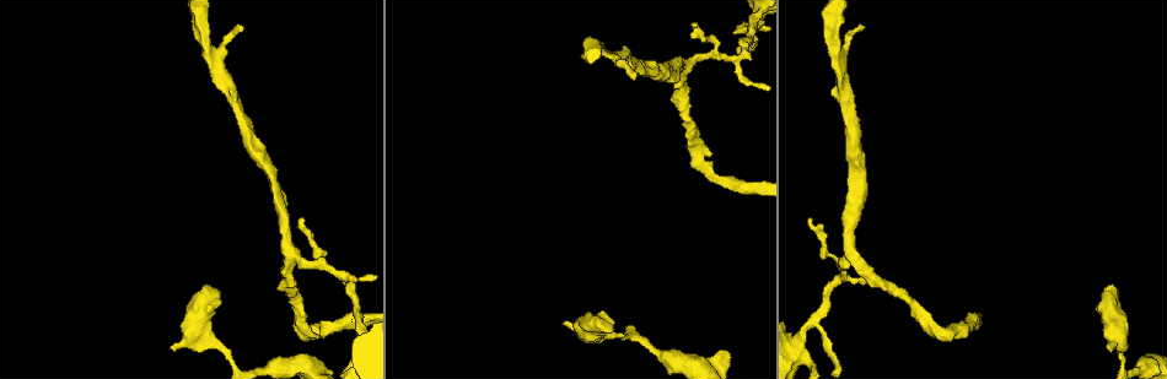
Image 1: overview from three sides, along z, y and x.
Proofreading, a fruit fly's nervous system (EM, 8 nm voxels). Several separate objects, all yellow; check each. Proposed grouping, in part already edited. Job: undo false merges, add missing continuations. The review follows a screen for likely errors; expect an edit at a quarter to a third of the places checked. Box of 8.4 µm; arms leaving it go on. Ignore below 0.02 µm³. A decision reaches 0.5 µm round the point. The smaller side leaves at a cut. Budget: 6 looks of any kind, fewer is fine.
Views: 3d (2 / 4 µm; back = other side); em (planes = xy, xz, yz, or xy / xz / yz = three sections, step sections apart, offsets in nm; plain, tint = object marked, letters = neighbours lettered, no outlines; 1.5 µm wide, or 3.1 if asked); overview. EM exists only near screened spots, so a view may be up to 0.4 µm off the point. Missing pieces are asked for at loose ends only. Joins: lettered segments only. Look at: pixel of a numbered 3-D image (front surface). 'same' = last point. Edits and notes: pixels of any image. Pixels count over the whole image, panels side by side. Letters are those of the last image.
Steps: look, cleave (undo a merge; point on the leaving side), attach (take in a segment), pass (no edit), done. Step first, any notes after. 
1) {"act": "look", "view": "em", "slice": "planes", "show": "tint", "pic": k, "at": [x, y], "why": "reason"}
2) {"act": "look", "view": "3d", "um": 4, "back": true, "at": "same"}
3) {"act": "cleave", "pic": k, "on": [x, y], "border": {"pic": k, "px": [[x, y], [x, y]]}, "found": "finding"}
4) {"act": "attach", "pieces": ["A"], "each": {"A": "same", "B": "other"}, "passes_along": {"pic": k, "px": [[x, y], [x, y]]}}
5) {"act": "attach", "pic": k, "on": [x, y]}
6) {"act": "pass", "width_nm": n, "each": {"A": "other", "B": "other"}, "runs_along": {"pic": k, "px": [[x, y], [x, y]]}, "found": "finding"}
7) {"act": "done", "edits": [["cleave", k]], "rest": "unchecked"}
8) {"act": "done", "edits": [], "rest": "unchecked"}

{"act": "look", "view": "em", "slice": "planes", "show": "letters", "pic": 1, "at": [240, 29], "why": "thin end"}

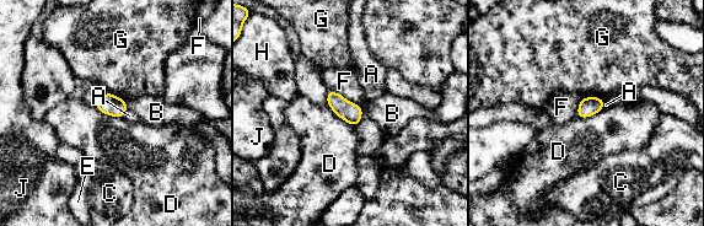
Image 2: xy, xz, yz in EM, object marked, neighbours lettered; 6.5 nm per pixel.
{"act": "pass", "width_nm": 130, "each": {"A": "other", "B": "other", "C": "other", "D": "other", "E": "other", "F": "other", "G": "other", "H": "other", "J": "other"}, "border": {"pic": 2, "px": [[327, 103], [340, 118], [354, 127]]}, "found": "no lettered segment goes on from it"}

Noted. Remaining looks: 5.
{"act": "look", "view": "em", "slice": "planes", "show": "letters", "pic": 1, "at": [301, 217], "why": "an open end"}

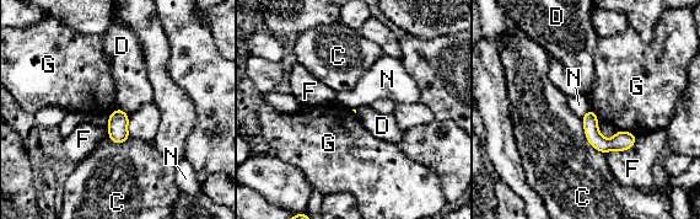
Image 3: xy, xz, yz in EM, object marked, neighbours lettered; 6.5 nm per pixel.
{"act": "pass", "each": {"C": "other", "D": "other", "F": "other", "G": "other", "N": "other"}, "runs_along": {"pic": 3, "px": [[585, 119], [603, 143], [630, 143]]}, "found": "no lettered segment goes on from it"}

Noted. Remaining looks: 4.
{"act": "look", "view": "em", "slice": "planes", "show": "letters", "pic": 1, "at": [170, 347], "why": "branch stops here"}

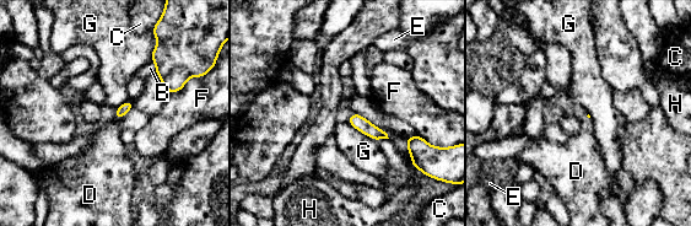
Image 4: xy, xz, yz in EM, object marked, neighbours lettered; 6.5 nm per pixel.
{"act": "attach", "pic": 4, "on": [107, 155], "each": {"B": "other", "C": "other", "D": "same", "E": "other", "F": "other", "G": "other", "H": "other"}, "found": "the neuron continues"}

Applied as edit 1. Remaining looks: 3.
{"act": "done", "edits": [["attach", 4]], "rest": "unchecked"}

